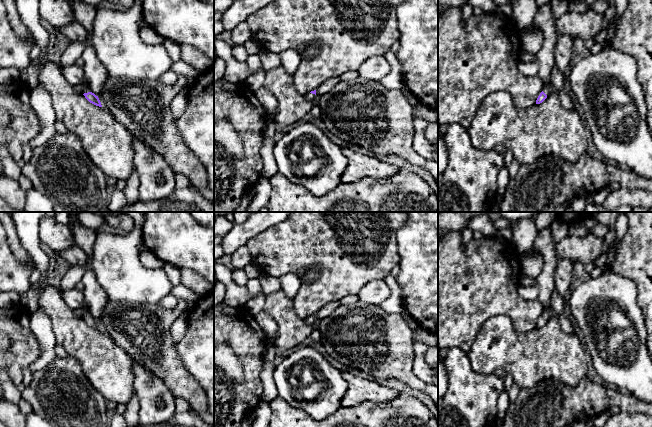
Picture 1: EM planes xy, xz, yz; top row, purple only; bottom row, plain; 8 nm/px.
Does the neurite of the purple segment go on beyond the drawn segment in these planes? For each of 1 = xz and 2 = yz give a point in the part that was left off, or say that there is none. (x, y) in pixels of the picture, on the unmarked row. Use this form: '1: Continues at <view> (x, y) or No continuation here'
1: Continues at xz (312, 321)
2: Continues at yz (548, 312)

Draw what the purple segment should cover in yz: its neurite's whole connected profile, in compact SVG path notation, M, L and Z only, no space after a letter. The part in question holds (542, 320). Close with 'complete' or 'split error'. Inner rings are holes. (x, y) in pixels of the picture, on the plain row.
M551 306L547 307L544 310L540 319L538 320L538 322L536 324L536 328L542 327L547 322L547 320L552 316L552 314L553 314L553 311L552 311Z; split error

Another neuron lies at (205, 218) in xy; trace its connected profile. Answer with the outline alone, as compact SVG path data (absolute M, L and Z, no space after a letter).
M191 212L191 214L200 224L214 228L214 212Z

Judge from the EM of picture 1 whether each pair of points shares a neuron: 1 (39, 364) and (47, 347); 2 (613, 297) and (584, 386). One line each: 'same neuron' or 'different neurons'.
1: same neuron
2: different neurons

